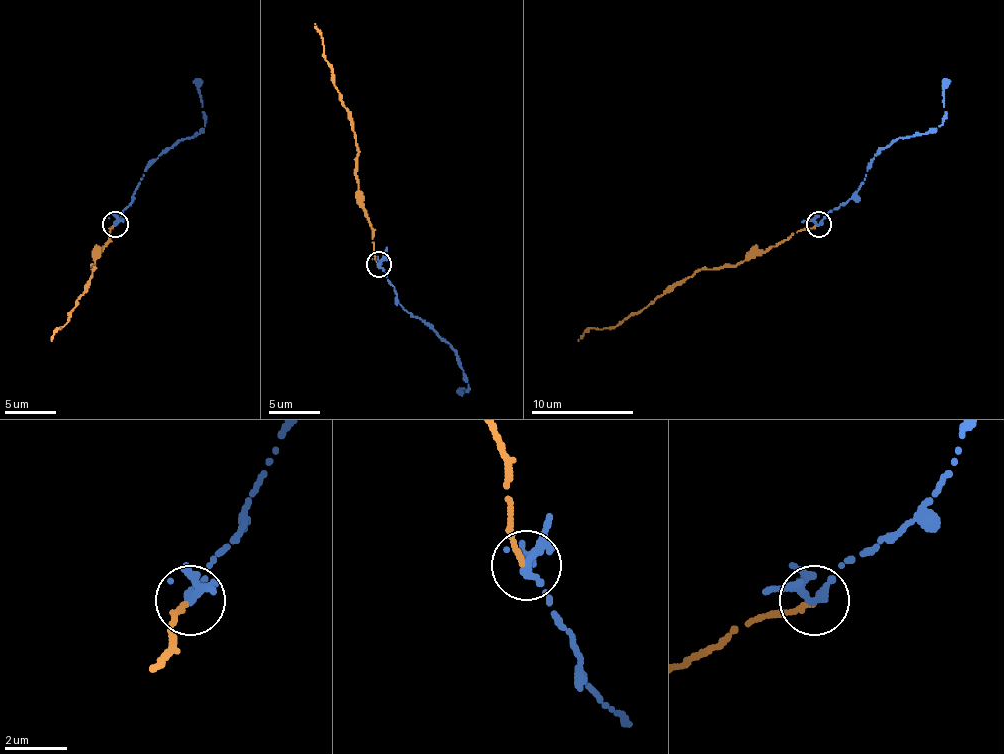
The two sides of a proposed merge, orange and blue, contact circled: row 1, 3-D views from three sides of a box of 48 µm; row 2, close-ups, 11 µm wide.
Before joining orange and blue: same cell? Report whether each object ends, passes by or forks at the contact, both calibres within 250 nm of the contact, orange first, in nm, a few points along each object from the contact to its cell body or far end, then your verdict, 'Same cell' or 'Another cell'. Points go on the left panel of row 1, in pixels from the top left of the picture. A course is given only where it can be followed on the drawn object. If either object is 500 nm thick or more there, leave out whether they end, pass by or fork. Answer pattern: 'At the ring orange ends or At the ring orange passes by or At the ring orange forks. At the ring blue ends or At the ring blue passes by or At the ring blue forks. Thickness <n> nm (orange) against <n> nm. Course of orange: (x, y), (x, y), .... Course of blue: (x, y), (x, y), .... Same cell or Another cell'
At the ring orange ends. At the ring blue forks. Thickness 170 nm (orange) against 220 nm. Course of orange: (114, 226), (109, 229), (109, 239), (99, 252), (89, 282), (68, 321), (58, 328), (51, 341). Course of blue: (114, 224), (132, 201), (140, 180), (163, 152), (204, 126), (196, 78). Same cell

